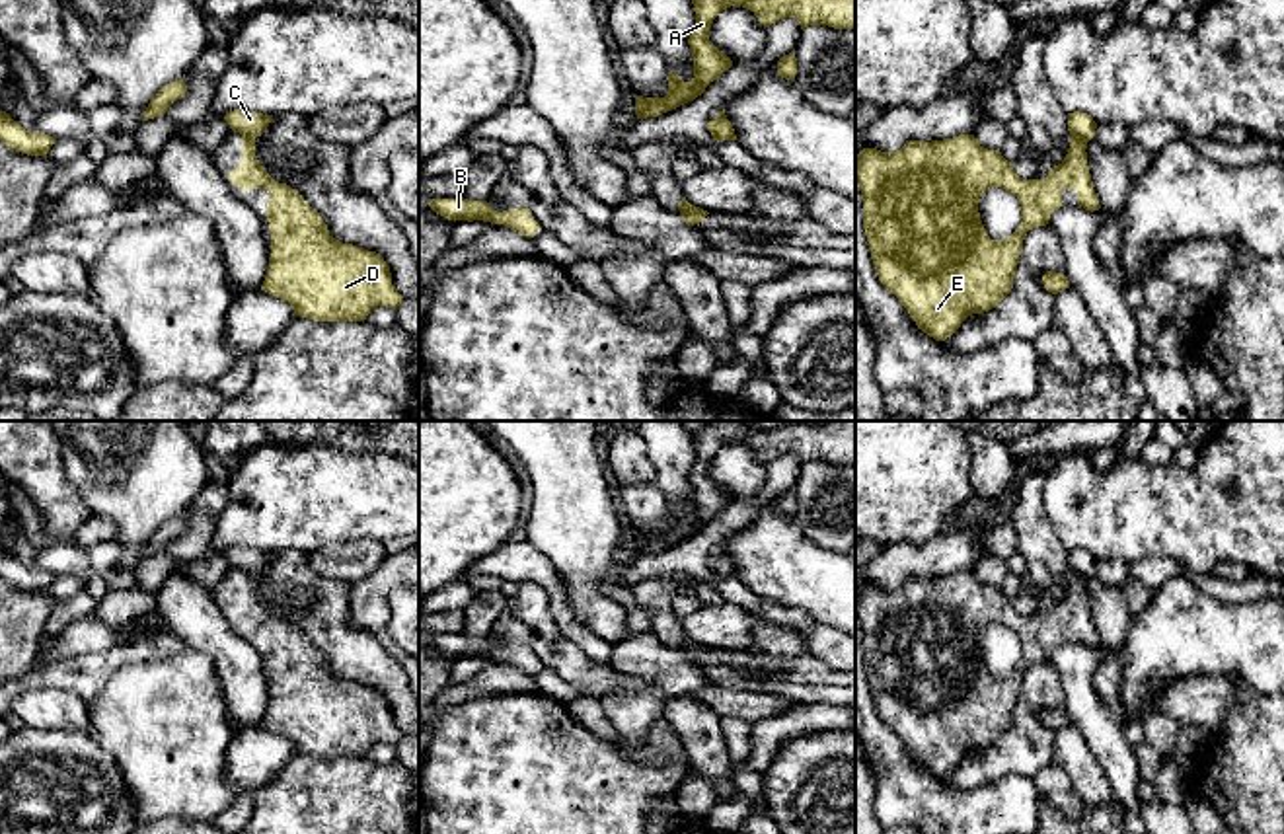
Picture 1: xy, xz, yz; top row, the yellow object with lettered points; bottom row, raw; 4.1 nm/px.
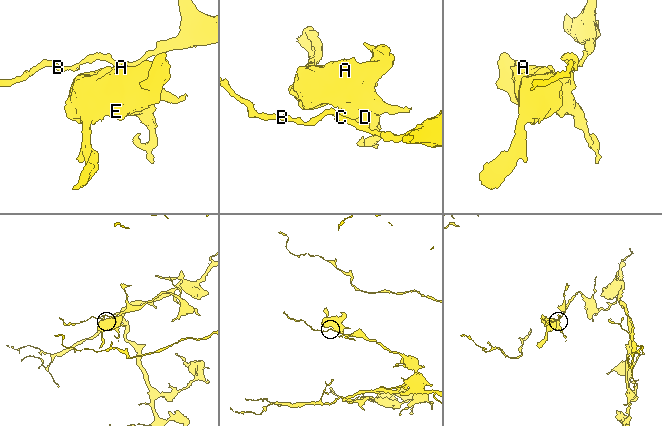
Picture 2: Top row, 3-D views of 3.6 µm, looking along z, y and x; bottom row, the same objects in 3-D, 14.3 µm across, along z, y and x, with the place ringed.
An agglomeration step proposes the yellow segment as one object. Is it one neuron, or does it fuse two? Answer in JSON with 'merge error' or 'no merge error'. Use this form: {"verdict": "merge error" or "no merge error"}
{"verdict": "merge error"}

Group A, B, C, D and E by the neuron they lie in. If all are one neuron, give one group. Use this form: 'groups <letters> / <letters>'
groups A D E / B C

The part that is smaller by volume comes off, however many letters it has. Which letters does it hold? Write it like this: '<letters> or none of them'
A, D, E

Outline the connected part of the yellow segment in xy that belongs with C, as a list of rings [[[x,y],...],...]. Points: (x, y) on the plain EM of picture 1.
[[[234,546],[224,551],[224,557],[230,561],[234,569],[240,569],[242,573],[247,573],[251,577],[255,577],[267,567],[271,555],[273,551],[240,546]]]

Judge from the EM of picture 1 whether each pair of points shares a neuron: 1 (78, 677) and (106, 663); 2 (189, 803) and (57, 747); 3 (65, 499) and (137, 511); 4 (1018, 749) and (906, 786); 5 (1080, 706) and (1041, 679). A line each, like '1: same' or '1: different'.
1: same
2: different
3: different
4: different
5: different

